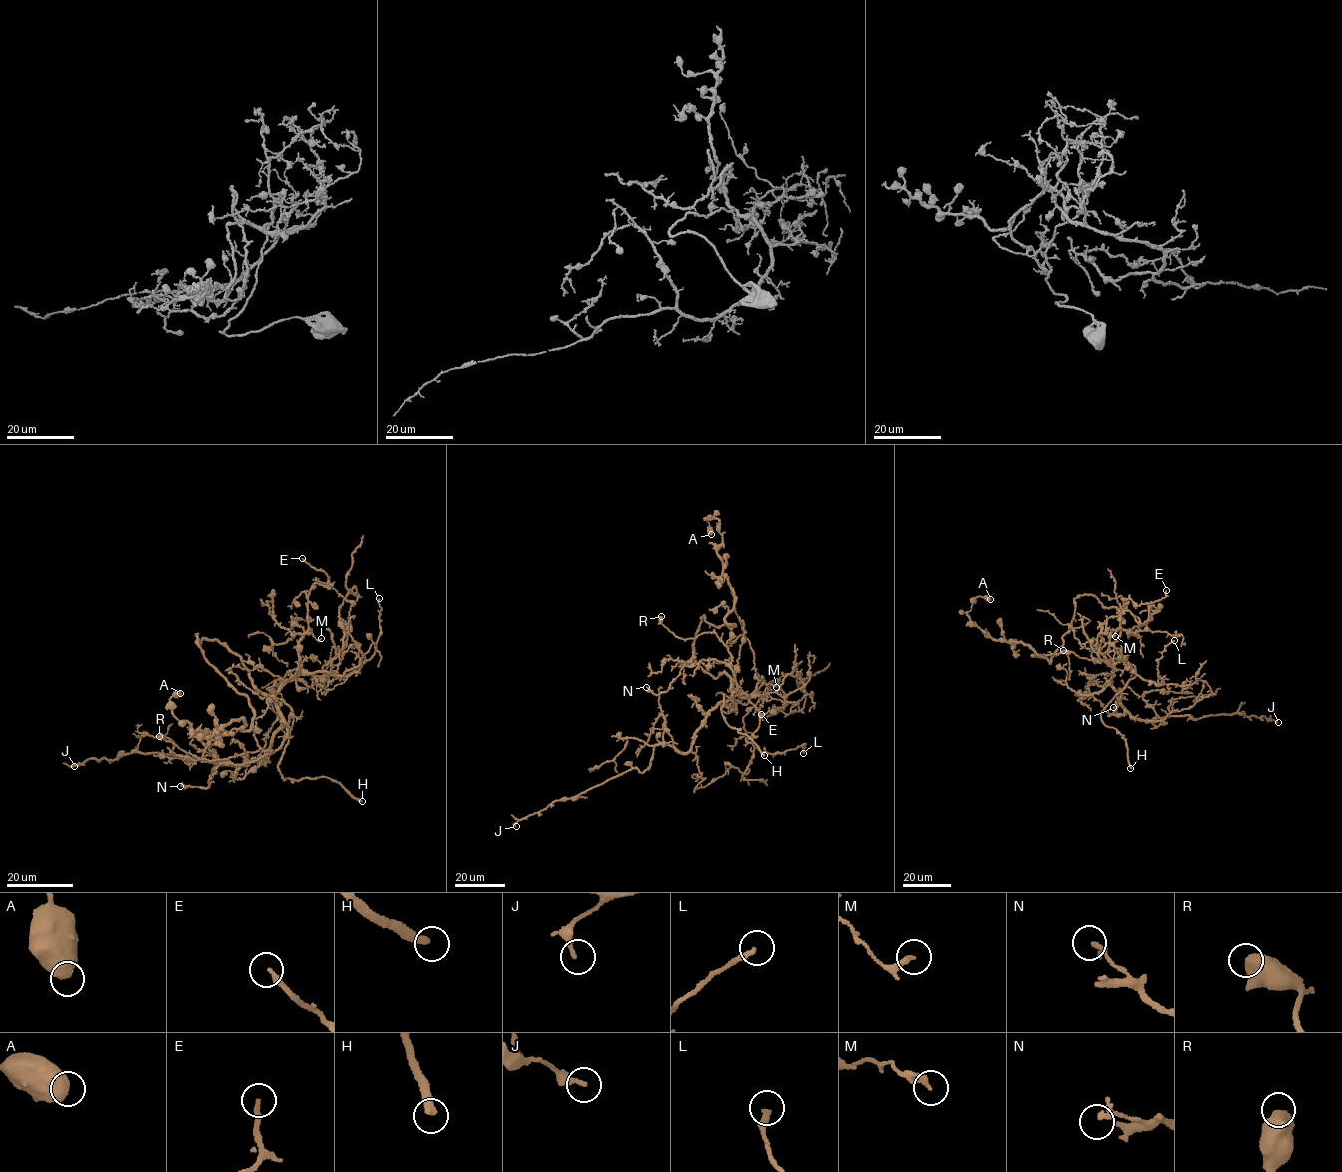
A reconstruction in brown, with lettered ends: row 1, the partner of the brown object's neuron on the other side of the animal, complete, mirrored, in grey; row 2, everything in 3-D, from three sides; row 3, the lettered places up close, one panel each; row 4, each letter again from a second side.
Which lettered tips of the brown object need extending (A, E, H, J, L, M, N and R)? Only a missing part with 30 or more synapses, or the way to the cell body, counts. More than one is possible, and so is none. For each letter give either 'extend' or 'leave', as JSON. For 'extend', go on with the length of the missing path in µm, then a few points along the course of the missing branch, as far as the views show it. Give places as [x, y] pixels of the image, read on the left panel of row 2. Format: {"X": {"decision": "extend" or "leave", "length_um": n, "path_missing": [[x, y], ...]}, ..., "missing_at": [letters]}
{"A": {"decision": "leave"}, "E": {"decision": "leave"}, "H": {"decision": "extend", "length_um": 10, "path_missing": [[362, 801], [373, 804], [379, 814], [379, 822]]}, "J": {"decision": "leave"}, "L": {"decision": "leave"}, "M": {"decision": "leave"}, "N": {"decision": "leave"}, "R": {"decision": "leave"}, "missing_at": ["H"]}

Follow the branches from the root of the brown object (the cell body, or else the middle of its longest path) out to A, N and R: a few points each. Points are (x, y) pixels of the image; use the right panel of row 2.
A: (1108, 649), (1123, 619), (1091, 595), (1074, 599), (1050, 662), (974, 625), (967, 612), (975, 598), (990, 599)
N: (1108, 649), (1110, 681), (1097, 692), (1076, 695), (1088, 693), (1111, 715), (1117, 712), (1113, 707)
R: (1108, 649), (1104, 658), (1112, 678), (1100, 691), (1082, 695), (1055, 680), (1065, 681), (1070, 675), (1063, 650)

